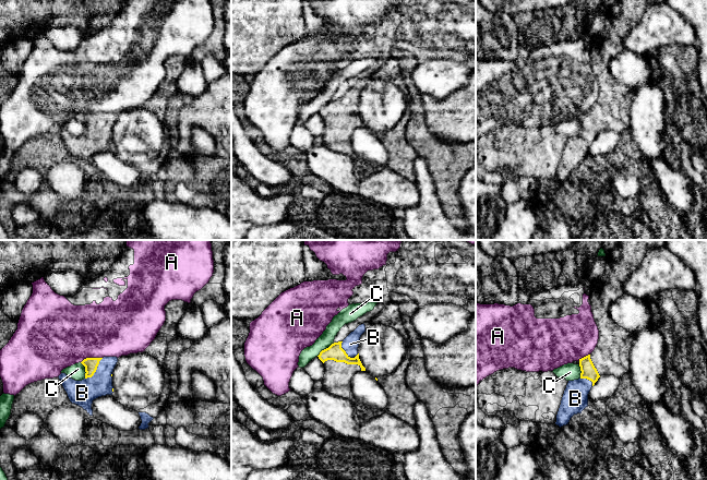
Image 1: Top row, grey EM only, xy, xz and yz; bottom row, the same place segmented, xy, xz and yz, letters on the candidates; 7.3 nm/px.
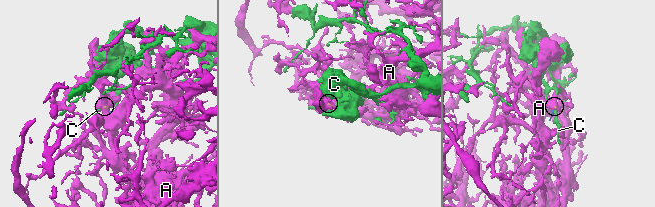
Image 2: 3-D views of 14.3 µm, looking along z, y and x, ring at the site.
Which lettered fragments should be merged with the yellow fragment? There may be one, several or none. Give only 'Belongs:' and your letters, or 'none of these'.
Belongs: B

